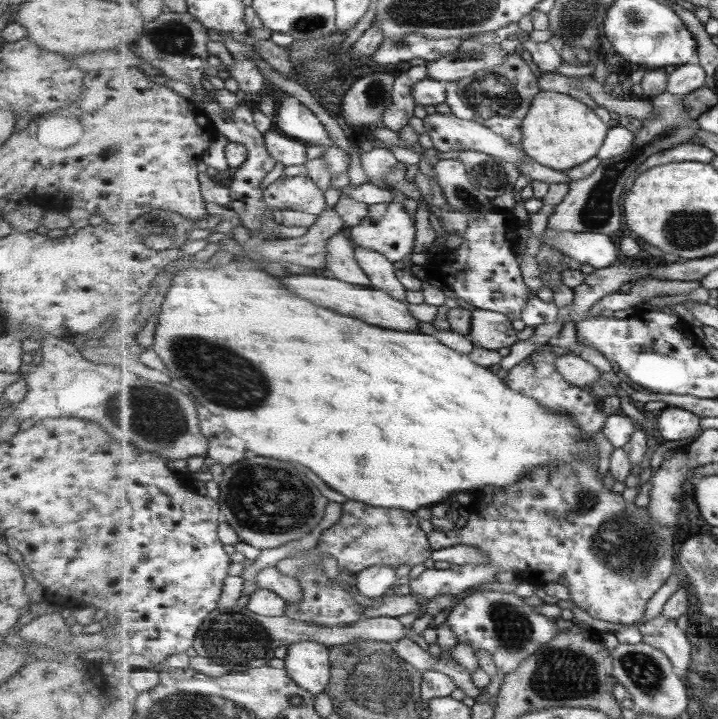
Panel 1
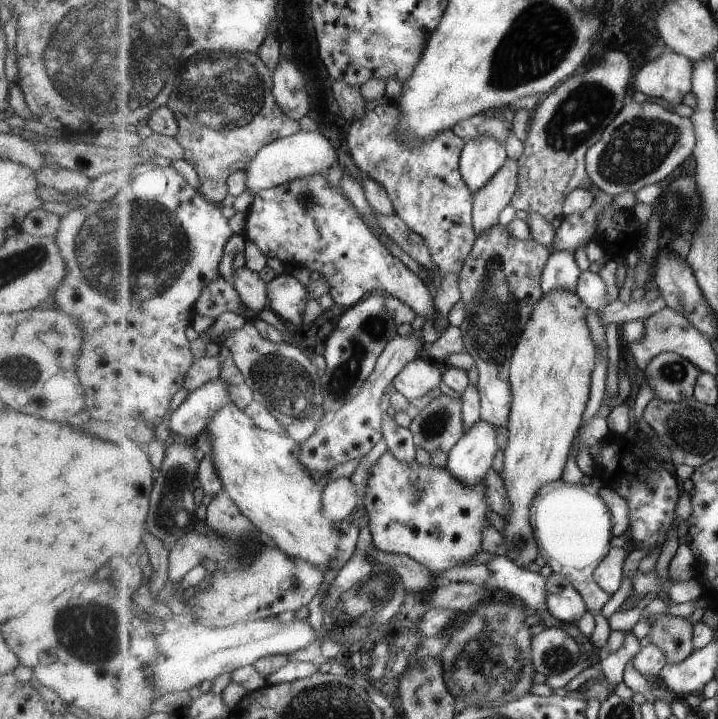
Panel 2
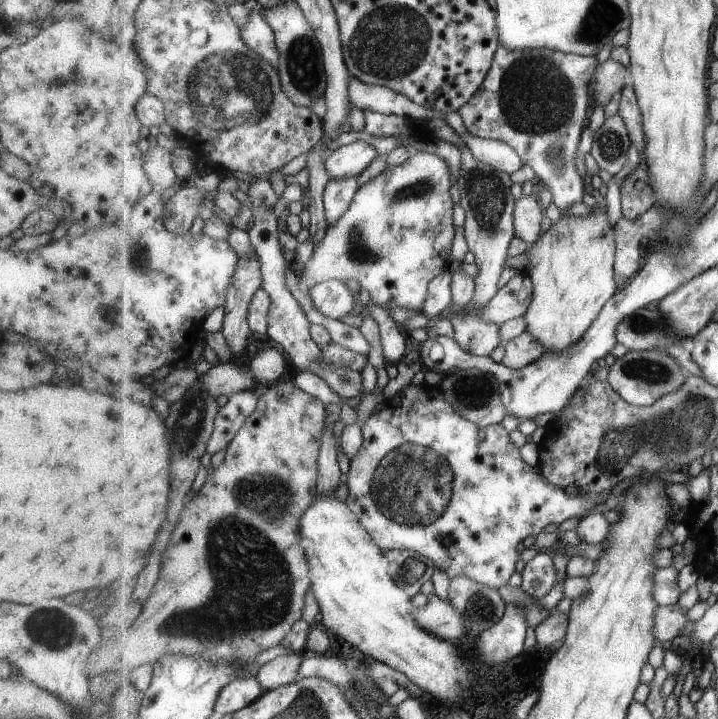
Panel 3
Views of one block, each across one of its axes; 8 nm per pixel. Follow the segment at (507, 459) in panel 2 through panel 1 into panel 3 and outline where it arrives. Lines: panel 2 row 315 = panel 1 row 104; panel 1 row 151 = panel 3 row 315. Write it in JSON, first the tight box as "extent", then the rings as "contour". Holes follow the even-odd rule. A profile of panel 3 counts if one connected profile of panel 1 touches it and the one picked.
{"extent":[503,204,619,352],"contour":[[[598,204],[592,208],[594,212],[590,216],[561,216],[556,224],[523,253],[508,257],[503,264],[515,268],[519,272],[525,272],[534,283],[534,296],[528,312],[523,316],[527,322],[526,332],[546,351],[565,352],[567,348],[576,346],[586,337],[592,323],[602,314],[606,303],[619,292],[616,273],[616,239],[614,226],[609,224],[606,212],[600,210]]]}

